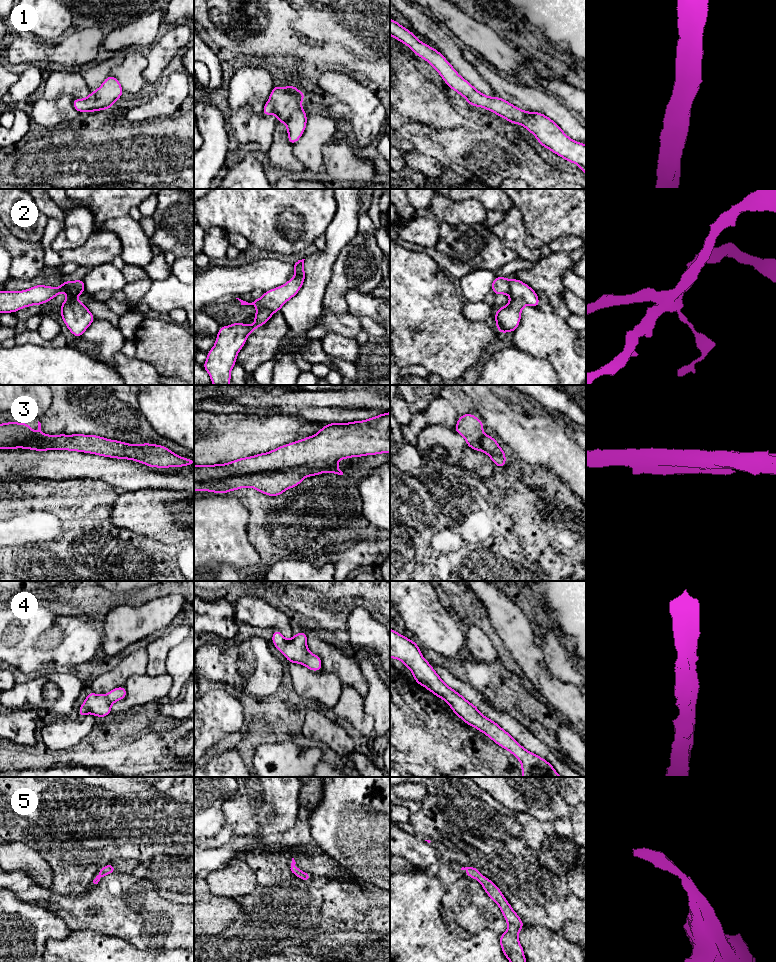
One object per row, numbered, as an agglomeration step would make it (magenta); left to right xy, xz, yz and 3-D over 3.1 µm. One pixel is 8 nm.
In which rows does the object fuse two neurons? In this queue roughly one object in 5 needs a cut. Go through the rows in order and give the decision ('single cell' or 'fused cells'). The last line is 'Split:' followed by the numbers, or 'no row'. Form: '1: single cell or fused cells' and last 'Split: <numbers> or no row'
1: single cell
2: fused cells
3: fused cells
4: single cell
5: single cell
Split: 2, 3

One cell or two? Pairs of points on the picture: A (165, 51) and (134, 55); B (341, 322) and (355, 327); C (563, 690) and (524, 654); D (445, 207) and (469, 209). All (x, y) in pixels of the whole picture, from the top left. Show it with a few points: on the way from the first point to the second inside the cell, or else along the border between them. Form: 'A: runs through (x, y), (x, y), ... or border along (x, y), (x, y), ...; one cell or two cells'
A: border along (145, 54), (146, 67), (142, 72), (144, 78); two cells
B: runs through (344, 324), (352, 327); one cell
C: runs through (553, 685), (532, 664); one cell
D: runs through (451, 209), (463, 209); one cell

